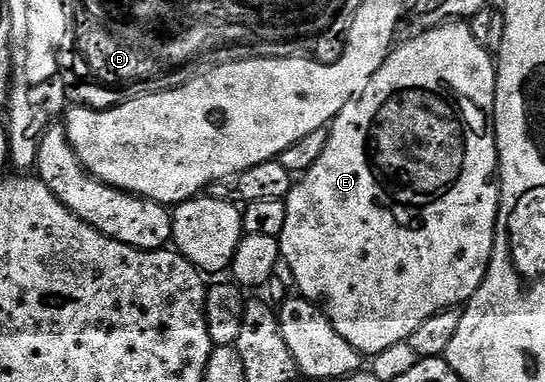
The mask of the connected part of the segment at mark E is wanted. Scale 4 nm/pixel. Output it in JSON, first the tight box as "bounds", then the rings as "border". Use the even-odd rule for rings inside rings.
{"bounds":[279,22,500,357],"border":[[[445,22],[436,28],[429,28],[419,34],[411,37],[413,40],[408,40],[404,45],[393,47],[388,54],[388,61],[385,62],[378,70],[378,74],[374,74],[374,78],[370,78],[370,82],[366,86],[366,90],[360,93],[351,104],[337,114],[335,120],[332,121],[328,128],[328,141],[326,142],[326,150],[322,150],[322,158],[318,158],[318,162],[314,162],[314,166],[310,166],[310,170],[303,173],[293,183],[290,194],[287,200],[284,201],[286,206],[286,226],[282,226],[282,234],[279,236],[280,242],[280,259],[283,267],[289,268],[292,271],[292,280],[296,283],[296,288],[303,299],[308,300],[311,304],[323,312],[324,317],[331,322],[334,330],[338,330],[338,334],[342,334],[342,338],[346,338],[346,342],[350,342],[350,346],[354,346],[354,350],[358,350],[365,357],[376,356],[379,352],[388,352],[395,344],[403,345],[410,338],[410,334],[414,334],[414,330],[418,330],[418,326],[422,326],[422,322],[426,322],[426,318],[434,318],[434,314],[445,312],[448,308],[460,308],[467,304],[468,299],[475,294],[478,286],[482,286],[482,282],[488,273],[488,263],[492,257],[492,247],[494,246],[494,238],[496,237],[496,219],[498,218],[498,206],[500,205],[500,185],[498,183],[498,150],[496,149],[496,126],[494,117],[496,115],[496,66],[494,56],[484,49],[485,45],[478,38],[474,38],[471,27],[464,22]]]}

